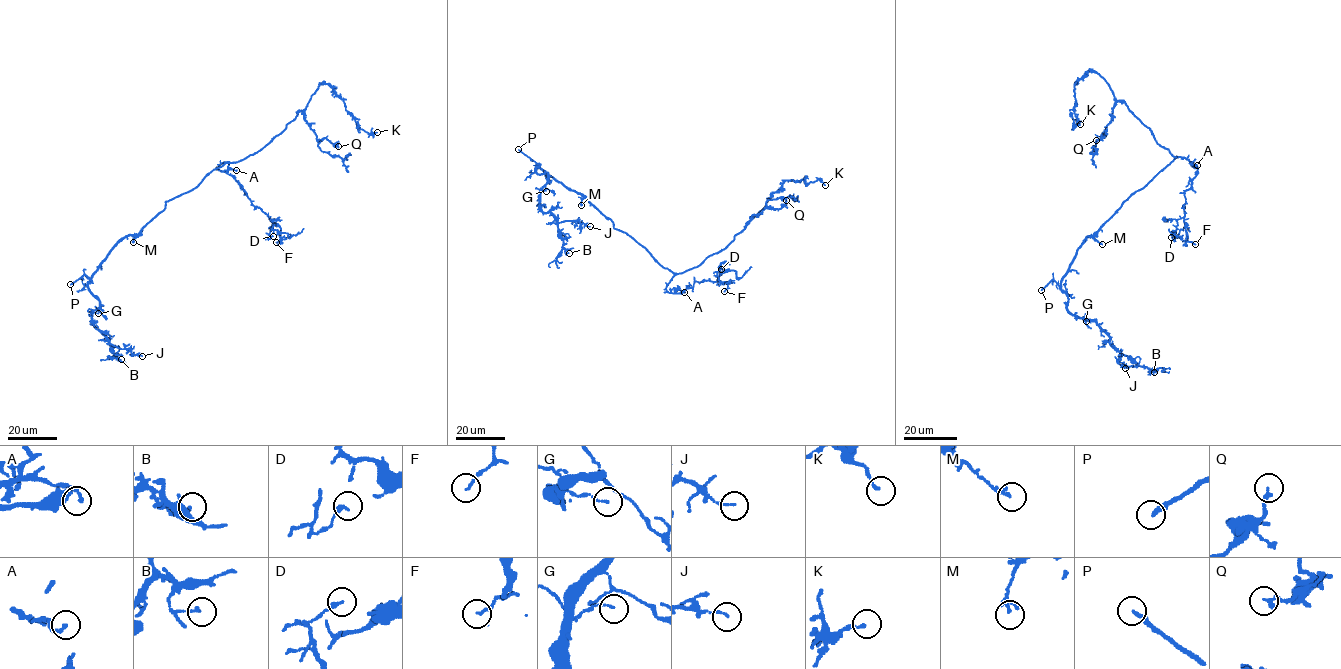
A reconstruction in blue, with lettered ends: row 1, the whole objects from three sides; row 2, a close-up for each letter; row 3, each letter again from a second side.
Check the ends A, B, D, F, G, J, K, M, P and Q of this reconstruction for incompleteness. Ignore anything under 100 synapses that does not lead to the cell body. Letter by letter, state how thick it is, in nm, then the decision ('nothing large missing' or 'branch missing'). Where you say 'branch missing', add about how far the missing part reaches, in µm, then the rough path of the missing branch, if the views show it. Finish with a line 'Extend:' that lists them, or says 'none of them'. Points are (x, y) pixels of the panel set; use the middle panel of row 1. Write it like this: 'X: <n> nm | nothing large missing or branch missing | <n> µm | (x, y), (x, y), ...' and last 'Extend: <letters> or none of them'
A: 160 nm | nothing large missing
B: 160 nm | nothing large missing
D: 190 nm | nothing large missing
F: 130 nm | nothing large missing
G: 90 nm | nothing large missing
J: 110 nm | nothing large missing
K: 130 nm | nothing large missing
M: 190 nm | nothing large missing
P: 240 nm | branch missing | 15 µm | (518, 149), (509, 140), (502, 122), (505, 120)
Q: 220 nm | nothing large missing
Extend: P

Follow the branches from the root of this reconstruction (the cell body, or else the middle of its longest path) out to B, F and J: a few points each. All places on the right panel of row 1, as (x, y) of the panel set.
B: (1136, 192), (1078, 249), (1061, 281), (1061, 290), (1067, 296), (1069, 312), (1093, 321), (1113, 346), (1154, 372)
F: (1136, 192), (1176, 158), (1193, 162), (1197, 174), (1185, 192), (1183, 209), (1187, 240), (1195, 244)
J: (1136, 192), (1085, 239), (1061, 281), (1067, 309), (1094, 321), (1121, 353), (1118, 362), (1125, 368)

